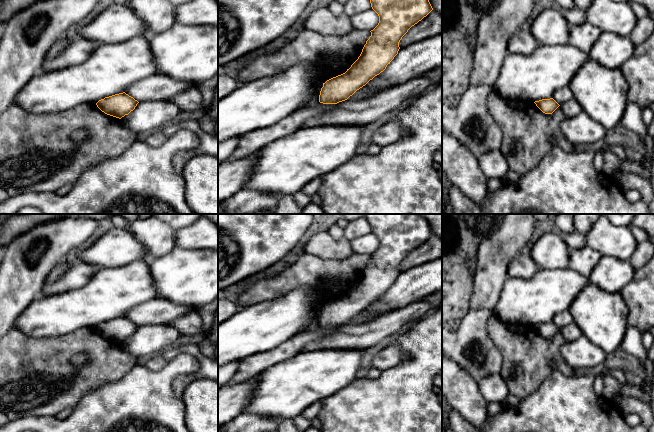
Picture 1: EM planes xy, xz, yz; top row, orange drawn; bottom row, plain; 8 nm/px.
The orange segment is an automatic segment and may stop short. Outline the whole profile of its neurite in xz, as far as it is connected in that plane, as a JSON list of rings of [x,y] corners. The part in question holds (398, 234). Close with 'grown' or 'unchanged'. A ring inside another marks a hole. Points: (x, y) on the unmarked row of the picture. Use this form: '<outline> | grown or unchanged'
[[[364,214],[364,217],[378,238],[379,247],[370,255],[371,260],[351,291],[323,307],[320,327],[345,325],[383,296],[398,278],[402,261],[433,234],[419,214]]] | unchanged

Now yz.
[[[542,323],[534,326],[545,338],[552,338],[560,329],[553,323]]] | unchanged

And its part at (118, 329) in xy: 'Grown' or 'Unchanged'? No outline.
Unchanged

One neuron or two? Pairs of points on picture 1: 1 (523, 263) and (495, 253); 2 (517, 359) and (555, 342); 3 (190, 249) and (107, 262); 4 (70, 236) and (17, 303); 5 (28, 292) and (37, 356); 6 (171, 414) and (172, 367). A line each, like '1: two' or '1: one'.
1: two
2: one
3: one
4: one
5: two
6: one

